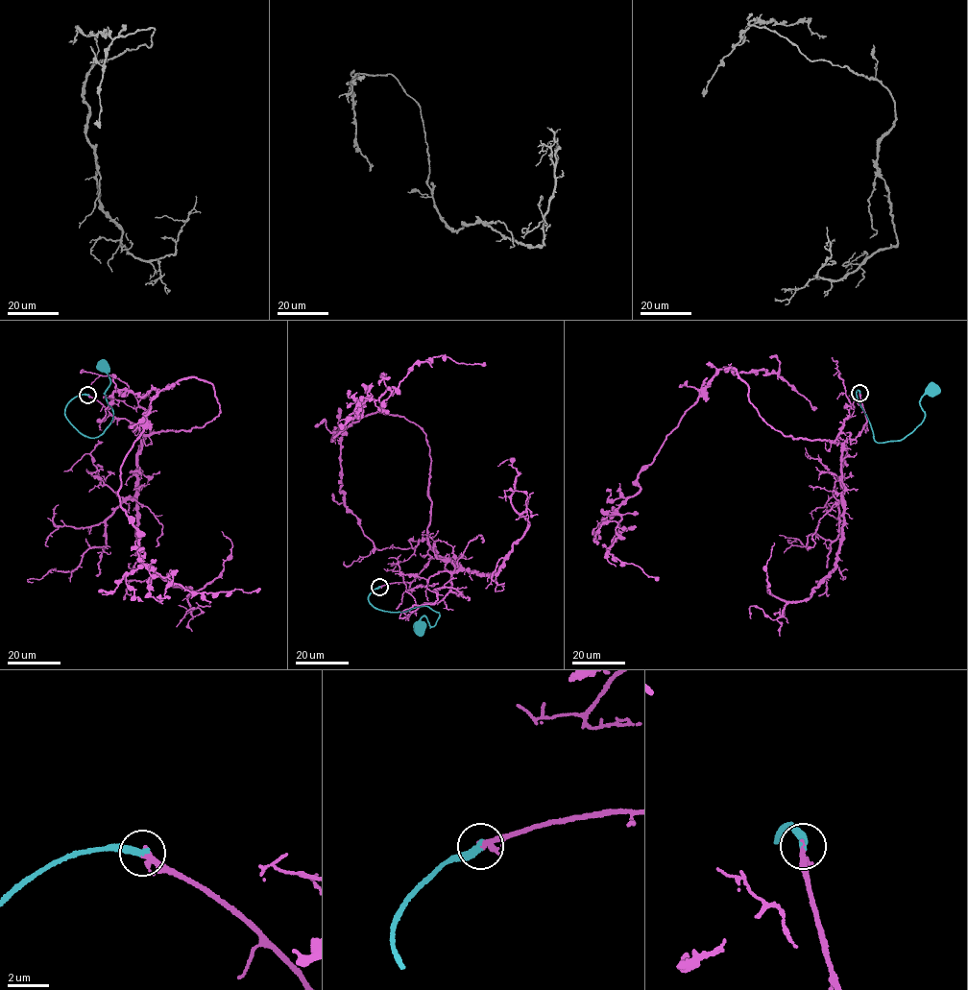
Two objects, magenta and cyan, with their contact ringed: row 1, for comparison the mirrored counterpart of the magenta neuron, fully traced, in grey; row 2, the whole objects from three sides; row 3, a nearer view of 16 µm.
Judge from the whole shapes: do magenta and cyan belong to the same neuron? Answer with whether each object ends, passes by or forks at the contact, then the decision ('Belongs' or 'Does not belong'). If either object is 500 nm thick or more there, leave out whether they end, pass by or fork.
At the ring magenta ends. At the ring cyan ends. Belongs

